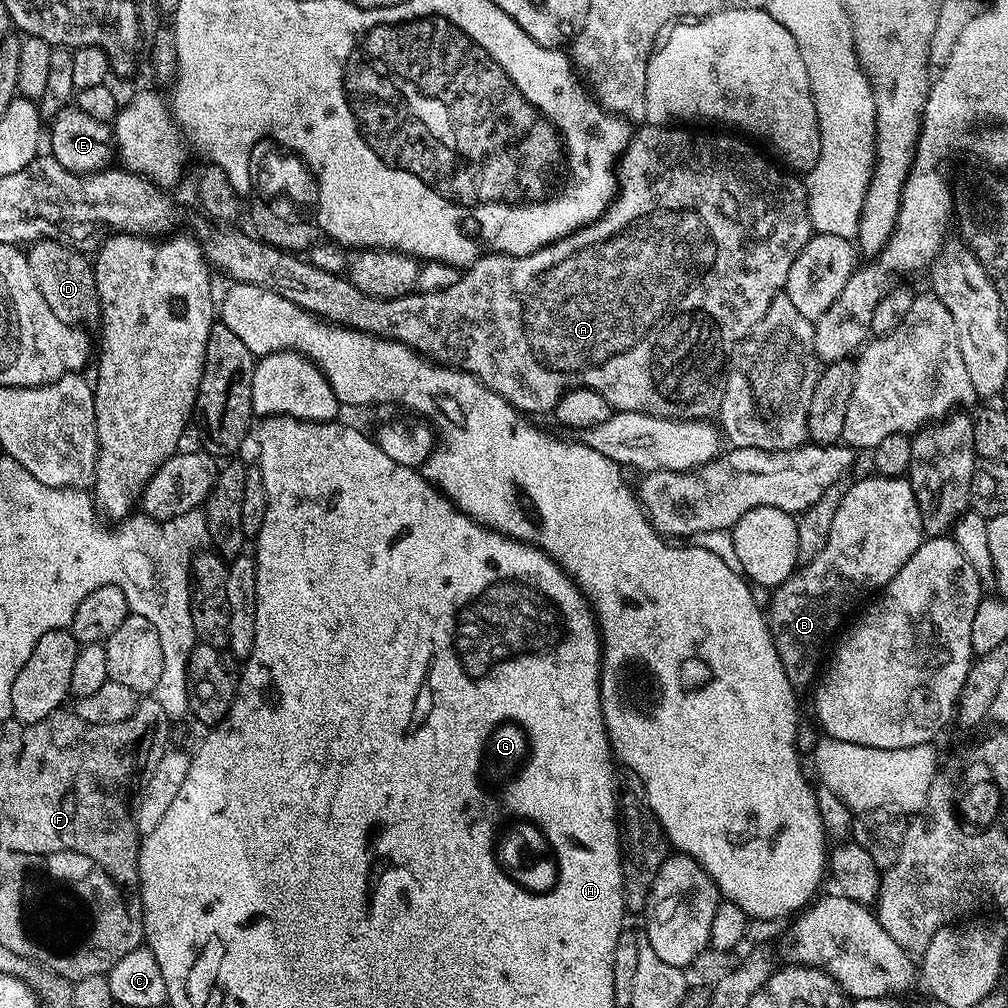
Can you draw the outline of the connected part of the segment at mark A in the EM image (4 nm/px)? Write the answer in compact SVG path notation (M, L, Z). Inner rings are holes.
M644 126L628 141L628 147L620 155L616 173L616 194L603 216L599 216L592 224L571 232L561 240L555 240L544 248L534 250L525 256L506 256L493 254L482 256L473 264L461 271L458 282L447 290L433 292L411 292L408 296L383 300L364 296L358 286L354 286L343 275L335 276L316 264L307 264L304 258L291 252L283 252L265 244L263 240L247 231L235 232L232 226L216 226L213 232L202 236L204 256L213 269L221 268L233 281L241 284L262 286L274 294L282 294L290 302L300 308L319 316L325 321L352 328L356 332L368 332L371 336L380 336L384 340L393 340L405 344L413 352L424 356L431 363L446 368L458 368L461 372L469 372L478 378L490 390L500 395L505 404L512 404L520 412L551 413L556 403L571 388L589 388L602 398L617 412L641 412L651 416L666 416L681 420L703 420L711 417L719 409L724 397L724 378L730 363L730 357L736 345L745 340L752 330L762 322L766 310L774 298L784 292L784 283L788 280L790 266L806 246L806 242L814 235L814 229L808 217L808 197L803 183L787 180L780 176L779 167L771 168L756 152L751 152L745 141L731 140L728 136L691 136L688 132L672 132L668 126Z

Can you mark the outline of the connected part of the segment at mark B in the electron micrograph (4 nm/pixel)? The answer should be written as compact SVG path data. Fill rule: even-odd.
M871 475L845 487L822 554L809 564L797 567L771 593L766 609L768 629L786 670L786 678L790 678L797 690L804 690L808 683L811 685L817 679L822 668L820 651L831 638L832 631L843 622L844 615L863 596L885 588L926 539L911 483L904 478Z

